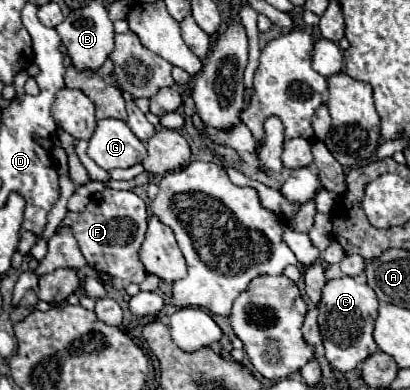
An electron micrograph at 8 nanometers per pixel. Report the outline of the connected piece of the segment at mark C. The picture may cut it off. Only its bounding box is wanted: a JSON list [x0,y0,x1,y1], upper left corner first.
[319,276,377,372]

